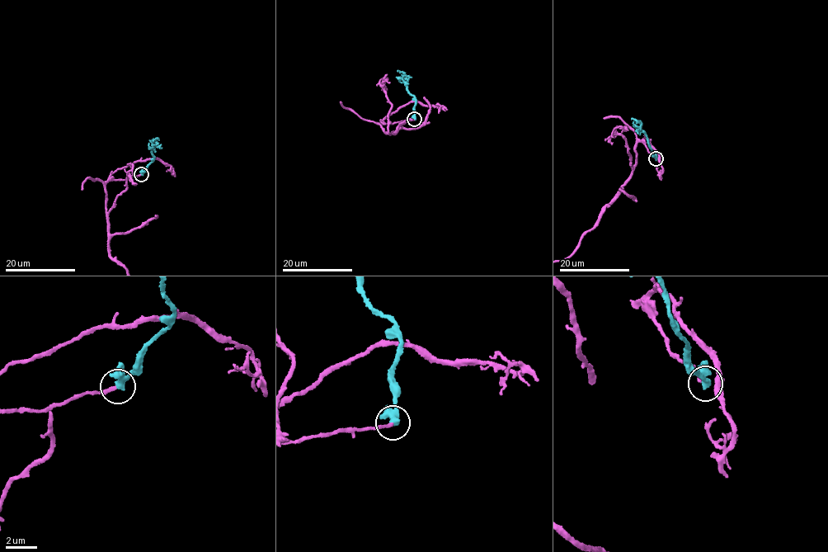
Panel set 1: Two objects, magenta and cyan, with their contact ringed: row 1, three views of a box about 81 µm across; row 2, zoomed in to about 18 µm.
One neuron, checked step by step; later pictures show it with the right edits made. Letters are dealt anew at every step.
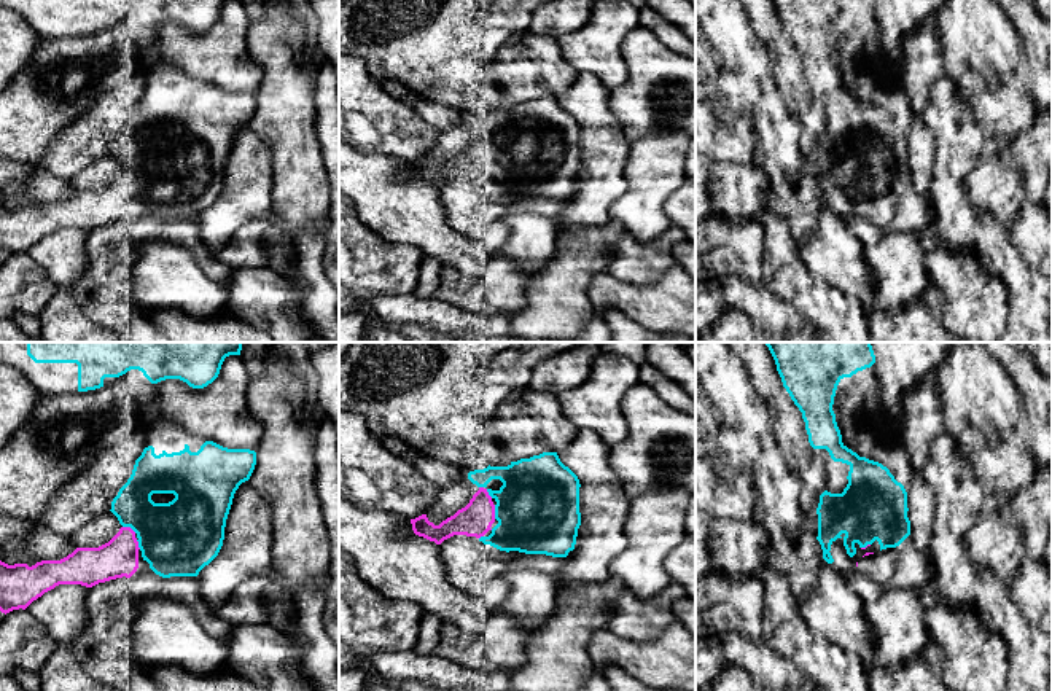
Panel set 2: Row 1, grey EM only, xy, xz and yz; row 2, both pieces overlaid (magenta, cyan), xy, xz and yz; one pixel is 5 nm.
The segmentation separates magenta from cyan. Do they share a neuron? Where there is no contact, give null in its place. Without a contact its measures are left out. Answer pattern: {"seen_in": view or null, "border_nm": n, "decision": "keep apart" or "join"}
{"seen_in": "xz", "border_nm": 70, "decision": "keep apart"}

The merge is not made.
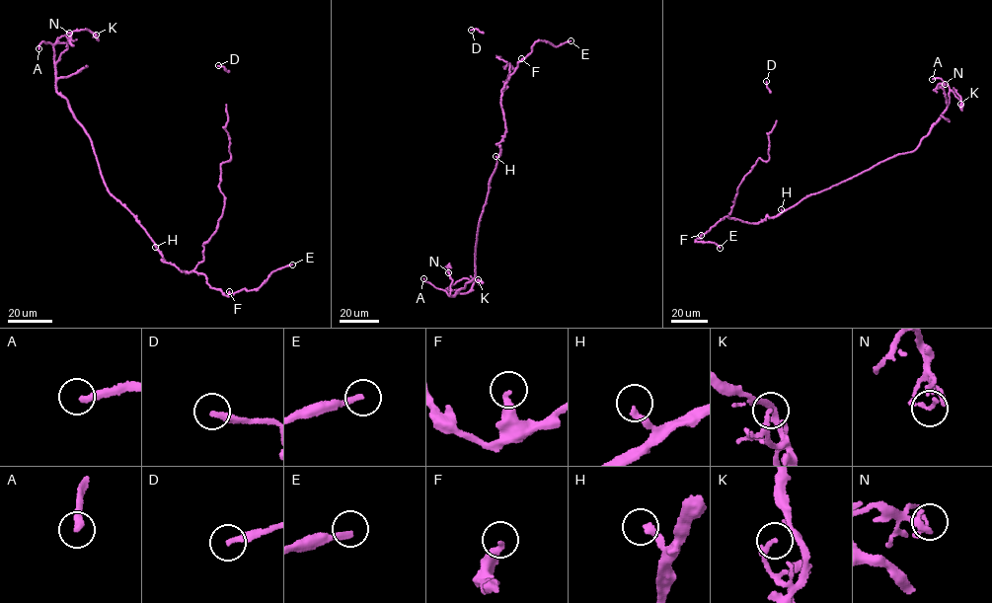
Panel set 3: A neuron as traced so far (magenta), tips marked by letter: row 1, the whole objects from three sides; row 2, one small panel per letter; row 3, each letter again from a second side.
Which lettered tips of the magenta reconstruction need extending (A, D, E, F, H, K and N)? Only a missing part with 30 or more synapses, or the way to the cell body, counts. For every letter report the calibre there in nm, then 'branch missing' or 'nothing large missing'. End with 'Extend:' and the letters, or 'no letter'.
A: 280 nm | branch missing
D: 260 nm | branch missing
E: 240 nm | branch missing
F: 280 nm | nothing large missing
H: 240 nm | nothing large missing
K: 150 nm | nothing large missing
N: 180 nm | nothing large missing
Extend: A, D, E

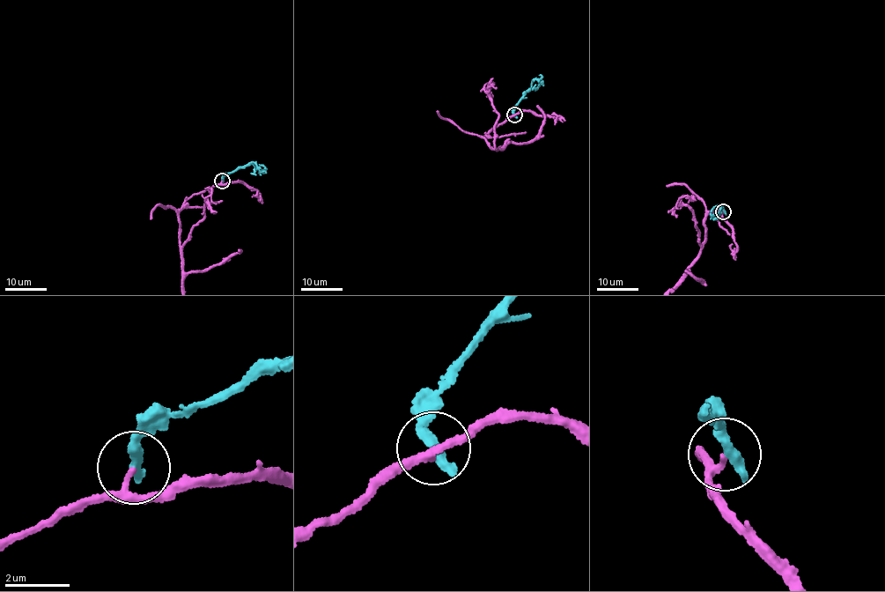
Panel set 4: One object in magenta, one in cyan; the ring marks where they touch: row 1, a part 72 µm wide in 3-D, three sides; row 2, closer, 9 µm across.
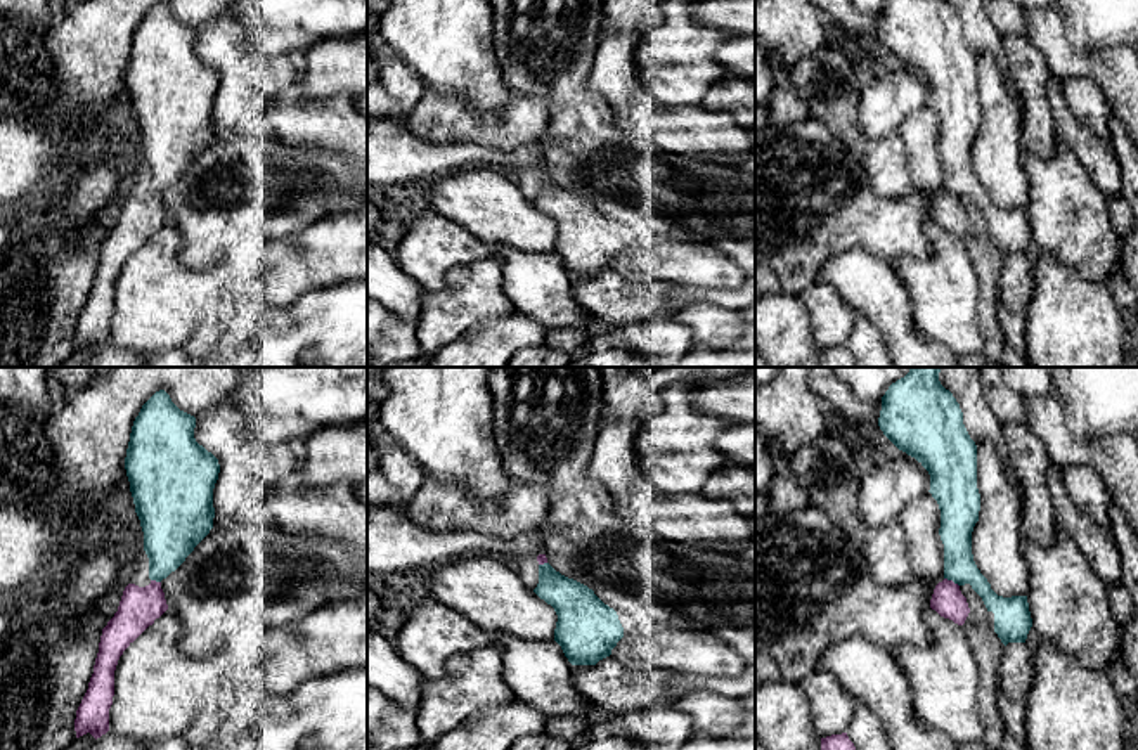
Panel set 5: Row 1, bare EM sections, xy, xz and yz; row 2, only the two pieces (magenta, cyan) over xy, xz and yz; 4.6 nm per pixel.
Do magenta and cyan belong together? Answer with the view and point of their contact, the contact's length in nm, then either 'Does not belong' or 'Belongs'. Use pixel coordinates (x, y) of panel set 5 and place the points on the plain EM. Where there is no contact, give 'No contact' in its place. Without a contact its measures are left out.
Touches magenta at yz (951, 193). Shared border 80 nm. Belongs

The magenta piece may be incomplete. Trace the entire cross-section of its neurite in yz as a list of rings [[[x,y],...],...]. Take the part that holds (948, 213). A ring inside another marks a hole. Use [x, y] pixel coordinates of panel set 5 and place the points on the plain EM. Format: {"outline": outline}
{"outline": [[[889,0],[882,9],[878,38],[928,83],[928,104],[941,121],[944,192],[935,197],[930,220],[963,237],[970,220],[960,199],[970,196],[994,225],[1001,255],[1025,255],[1032,239],[1027,208],[998,208],[973,173],[972,144],[980,123],[977,57],[953,5],[946,0]]]}

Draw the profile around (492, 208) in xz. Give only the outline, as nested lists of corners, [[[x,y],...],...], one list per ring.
[[[471,168],[426,184],[426,206],[483,242],[528,253],[554,251],[558,227],[504,175]]]

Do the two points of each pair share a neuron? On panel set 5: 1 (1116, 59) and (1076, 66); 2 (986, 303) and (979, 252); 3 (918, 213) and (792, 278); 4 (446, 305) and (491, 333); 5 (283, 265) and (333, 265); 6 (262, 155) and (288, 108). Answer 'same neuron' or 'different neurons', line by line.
1: same neuron
2: same neuron
3: same neuron
4: different neurons
5: same neuron
6: different neurons

